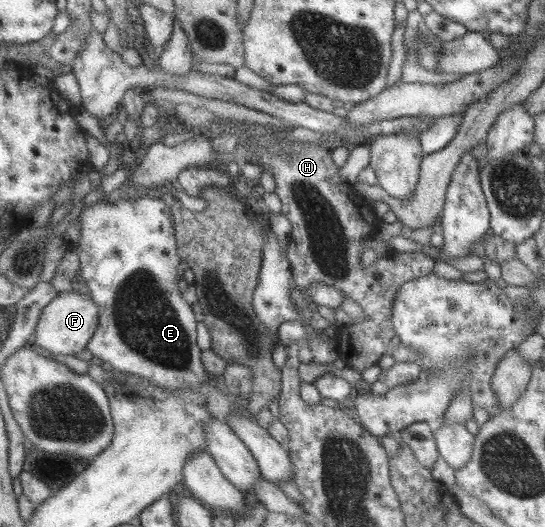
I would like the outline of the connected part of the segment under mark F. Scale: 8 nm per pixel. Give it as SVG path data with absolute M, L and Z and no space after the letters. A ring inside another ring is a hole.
M75 290L62 292L44 308L38 318L34 342L54 355L76 356L89 348L90 340L98 330L100 316L98 303L91 295L86 296Z

